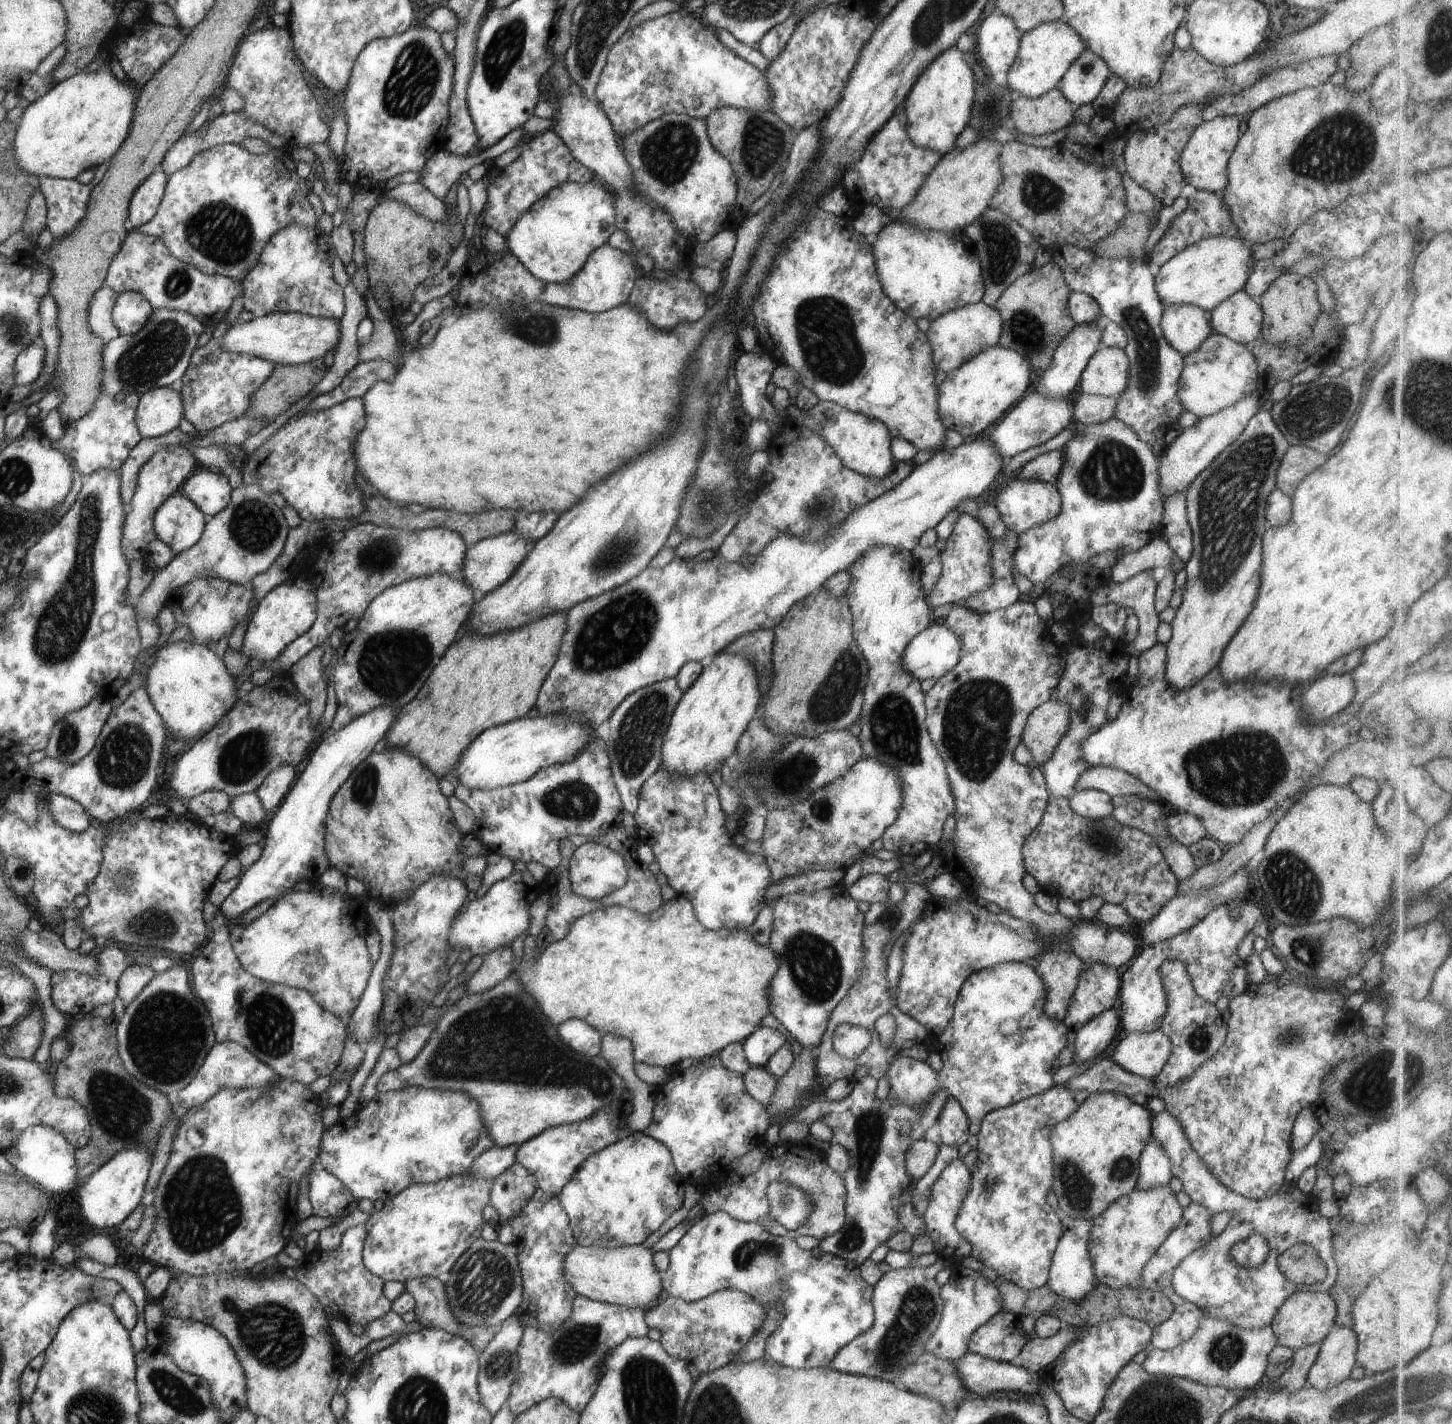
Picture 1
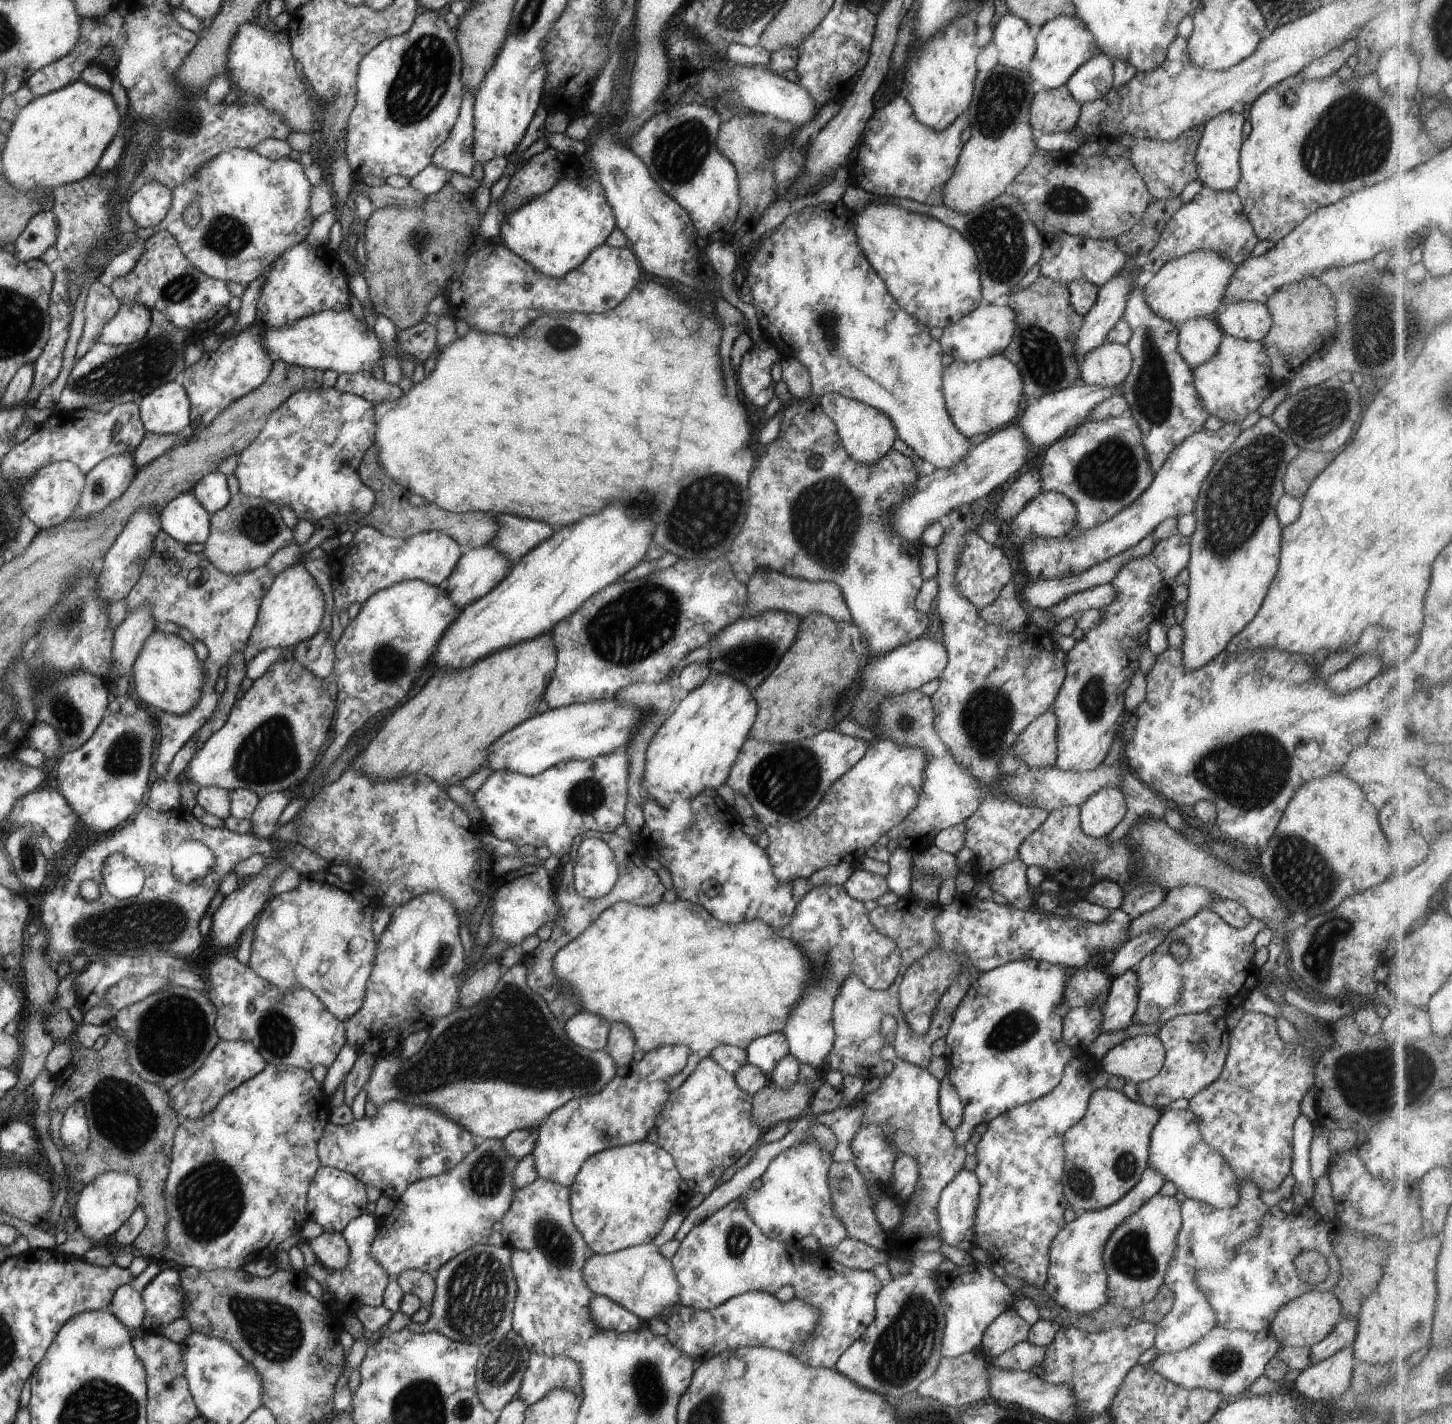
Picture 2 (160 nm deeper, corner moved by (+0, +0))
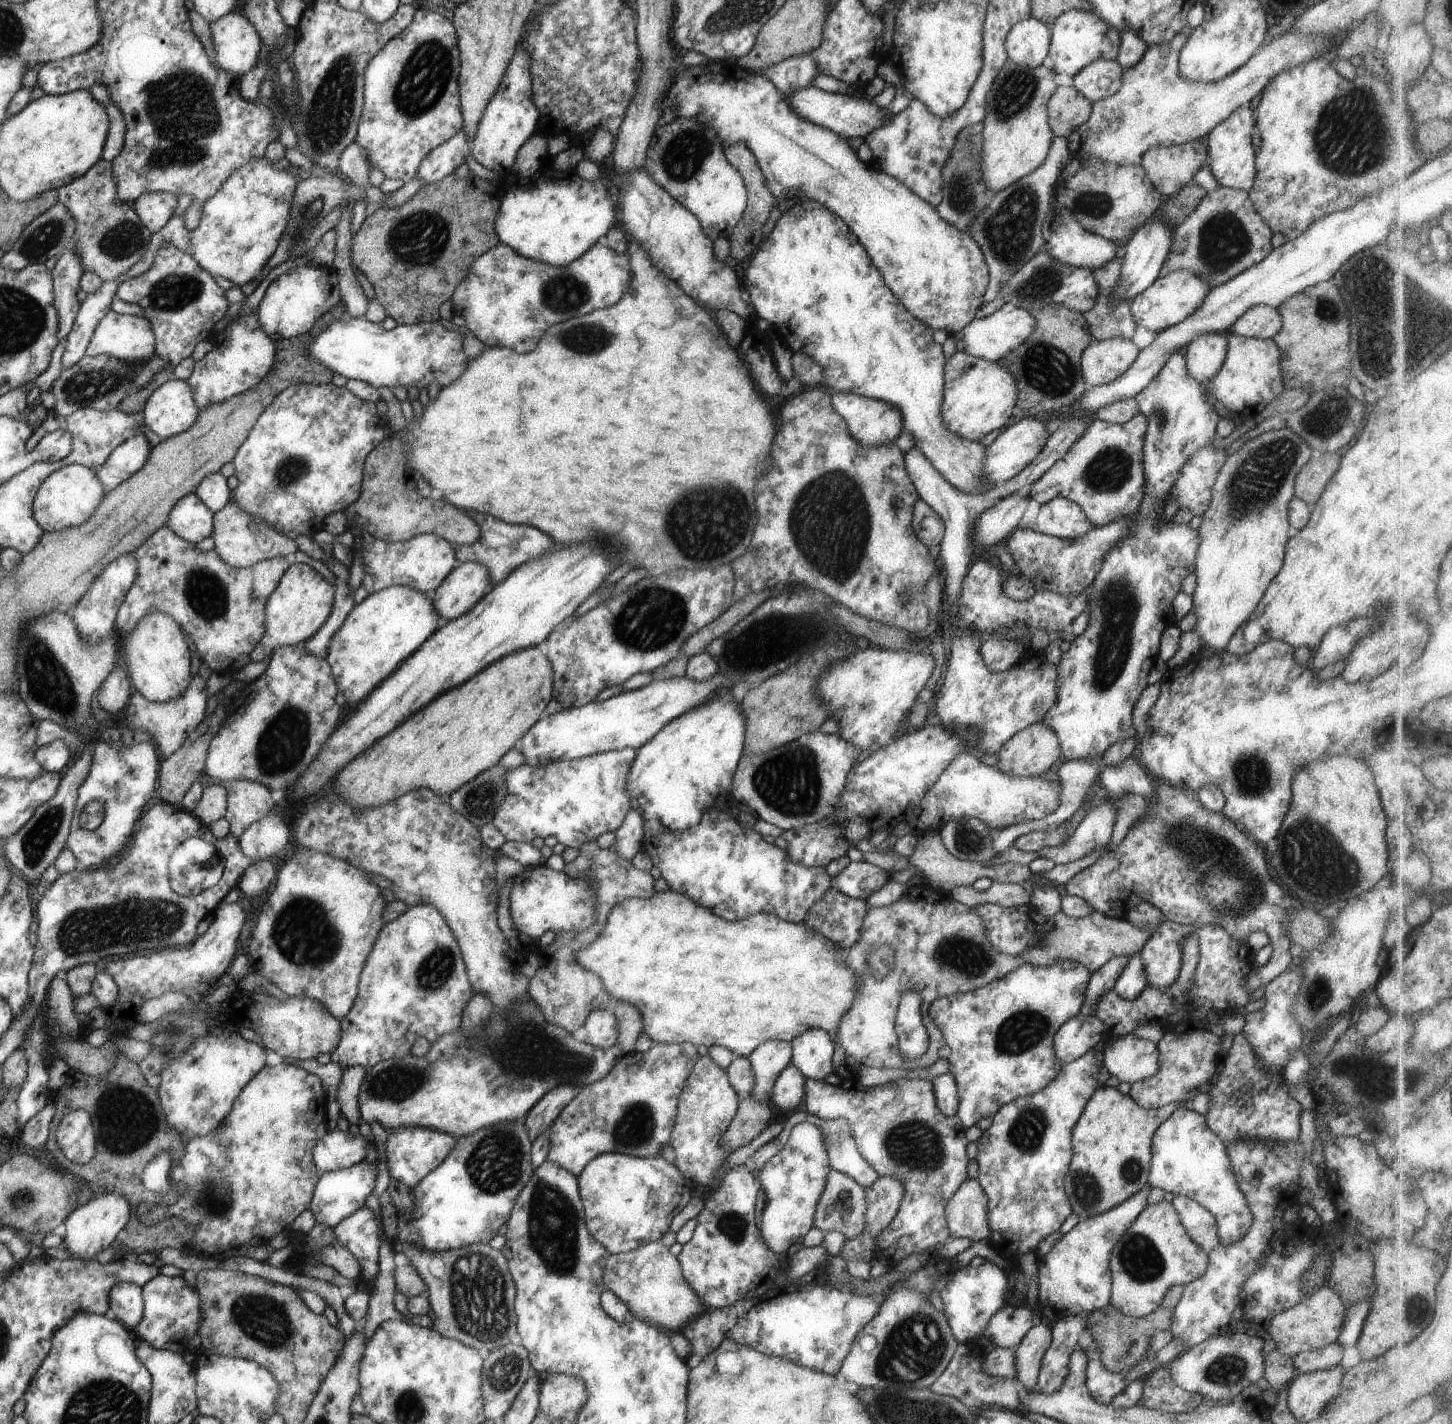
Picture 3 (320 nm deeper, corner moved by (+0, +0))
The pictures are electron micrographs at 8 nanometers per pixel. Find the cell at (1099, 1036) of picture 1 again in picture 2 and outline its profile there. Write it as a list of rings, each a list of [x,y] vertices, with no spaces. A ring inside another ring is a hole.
[[[1135,969],[1111,981],[1105,1005],[1101,1008],[1103,1032],[1126,1029],[1133,1022],[1139,1005],[1139,984]]]

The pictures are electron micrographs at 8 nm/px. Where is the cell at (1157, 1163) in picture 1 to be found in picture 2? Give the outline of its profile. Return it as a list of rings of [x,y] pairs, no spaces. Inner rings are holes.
[[[1148,1166],[1140,1182],[1117,1203],[1097,1211],[1083,1212],[1074,1221],[1065,1223],[1050,1243],[1047,1281],[1043,1286],[1046,1294],[1062,1308],[1080,1314],[1091,1313],[1108,1303],[1107,1272],[1103,1259],[1105,1242],[1112,1231],[1158,1193],[1165,1182],[1163,1175]]]

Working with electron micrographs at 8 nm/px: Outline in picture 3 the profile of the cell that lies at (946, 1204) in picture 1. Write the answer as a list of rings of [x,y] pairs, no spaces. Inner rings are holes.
[[[967,1179],[960,1185],[948,1201],[945,1213],[951,1238],[969,1238],[973,1243],[979,1240],[992,1242],[987,1196],[976,1179]]]

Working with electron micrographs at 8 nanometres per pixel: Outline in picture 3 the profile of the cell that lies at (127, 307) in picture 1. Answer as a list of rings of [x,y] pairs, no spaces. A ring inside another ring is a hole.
[[[110,310],[95,326],[90,344],[85,348],[85,354],[89,357],[106,355],[123,360],[124,363],[143,365],[155,356],[155,344],[155,333],[146,317],[120,314]]]

